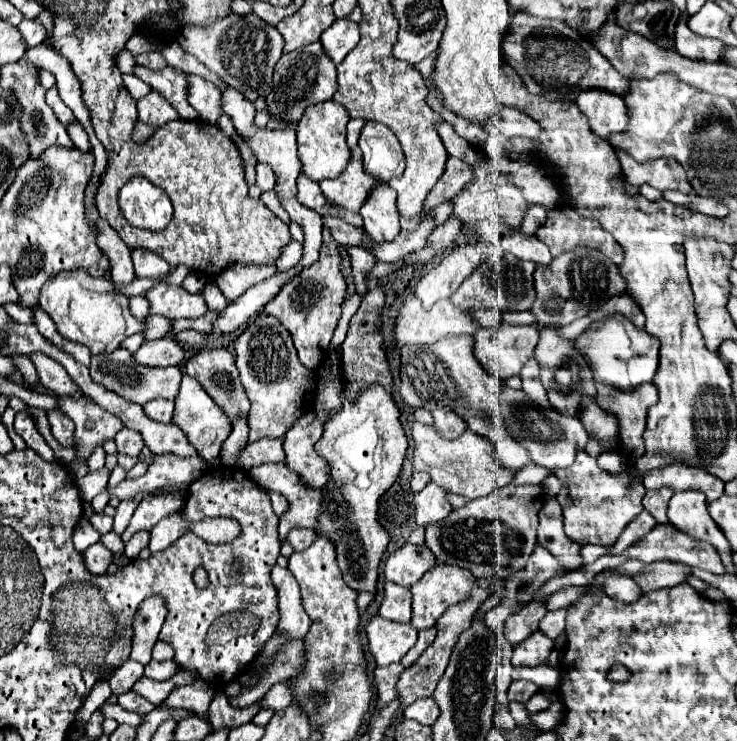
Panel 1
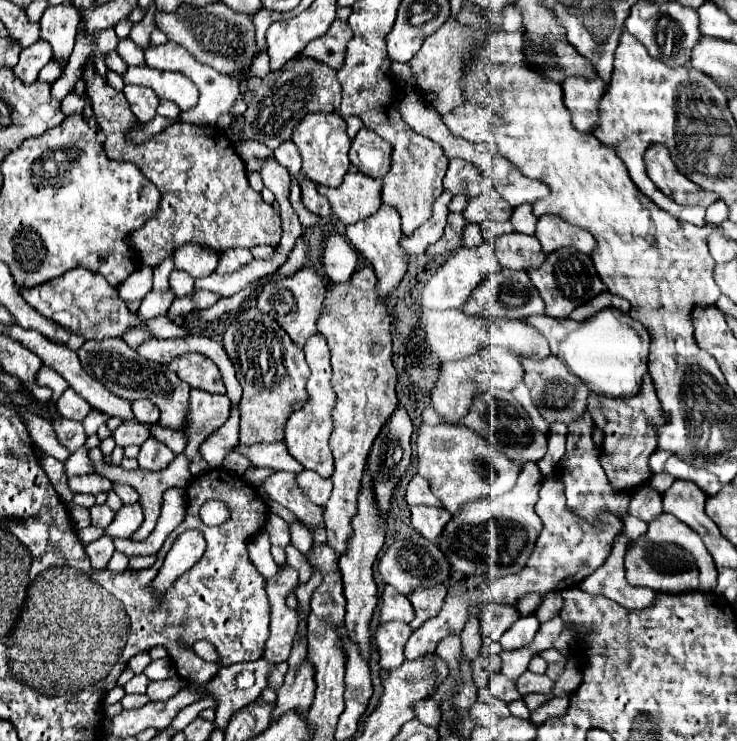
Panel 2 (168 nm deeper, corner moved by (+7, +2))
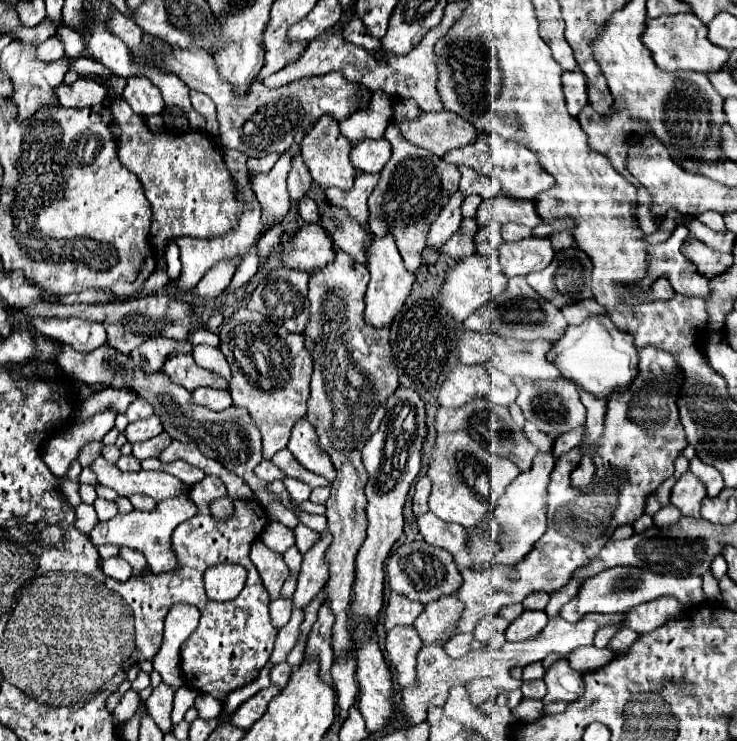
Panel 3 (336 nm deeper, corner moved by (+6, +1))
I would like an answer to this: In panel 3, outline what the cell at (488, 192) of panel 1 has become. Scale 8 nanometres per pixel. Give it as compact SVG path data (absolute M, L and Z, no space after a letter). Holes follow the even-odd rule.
M500 195L496 199L484 201L482 207L486 207L486 213L482 217L484 223L488 223L490 219L496 219L500 223L506 223L506 221L526 223L528 227L536 227L536 225L544 223L542 217L536 213L534 201L516 201L506 195Z

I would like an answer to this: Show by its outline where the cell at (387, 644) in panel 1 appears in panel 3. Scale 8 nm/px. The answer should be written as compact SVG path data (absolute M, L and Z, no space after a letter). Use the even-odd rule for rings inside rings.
M394 627L386 635L386 651L402 687L416 685L416 655L422 645L414 627Z

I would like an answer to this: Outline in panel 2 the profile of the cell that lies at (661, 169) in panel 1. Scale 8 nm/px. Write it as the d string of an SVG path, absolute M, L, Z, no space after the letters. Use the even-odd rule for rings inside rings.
M663 144L651 146L644 154L644 162L651 182L677 204L697 204L707 208L717 200L717 194L699 188L675 168L669 150Z

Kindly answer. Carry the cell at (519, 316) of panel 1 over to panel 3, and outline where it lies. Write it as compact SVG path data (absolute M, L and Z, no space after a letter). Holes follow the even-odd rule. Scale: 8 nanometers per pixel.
M592 315L578 327L568 327L564 337L548 353L548 361L580 389L608 397L614 391L624 391L630 387L638 371L638 351L630 333L616 329L616 325L606 315Z

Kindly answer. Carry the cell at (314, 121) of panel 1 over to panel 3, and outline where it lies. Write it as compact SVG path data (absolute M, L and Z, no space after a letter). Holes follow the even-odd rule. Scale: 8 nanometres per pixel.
M318 119L314 123L314 127L310 129L310 133L304 137L302 141L302 159L310 169L312 179L320 185L320 187L338 187L338 189L352 189L354 185L354 177L356 171L350 163L350 151L352 151L352 143L340 133L338 129L338 121L336 119Z

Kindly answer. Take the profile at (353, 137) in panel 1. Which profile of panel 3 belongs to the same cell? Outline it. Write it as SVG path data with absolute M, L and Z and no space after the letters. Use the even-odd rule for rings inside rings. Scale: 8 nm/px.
M375 91L372 94L372 100L370 107L368 107L368 113L354 113L352 117L340 121L340 131L344 137L348 137L352 143L358 143L362 139L382 139L384 137L384 131L392 119L392 109L390 109L390 103L393 103L393 96L384 91Z

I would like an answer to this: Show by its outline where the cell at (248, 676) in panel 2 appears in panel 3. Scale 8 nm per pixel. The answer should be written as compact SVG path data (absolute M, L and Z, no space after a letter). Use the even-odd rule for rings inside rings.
M294 607L294 609L292 609L292 619L290 619L290 623L278 631L276 645L274 645L274 651L272 651L272 657L270 657L270 661L272 661L274 665L286 661L286 655L290 653L290 649L292 649L294 643L296 643L298 627L300 627L302 619L304 619L304 613L302 613L298 607Z

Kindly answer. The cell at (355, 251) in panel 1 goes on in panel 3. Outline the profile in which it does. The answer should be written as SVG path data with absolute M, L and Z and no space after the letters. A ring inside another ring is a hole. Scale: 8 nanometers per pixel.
M302 225L282 247L282 265L312 273L334 259L332 239L318 225Z

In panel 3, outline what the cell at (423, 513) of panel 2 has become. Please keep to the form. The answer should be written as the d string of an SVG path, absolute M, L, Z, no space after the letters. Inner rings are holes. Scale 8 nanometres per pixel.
M430 511L418 517L418 527L420 527L420 535L424 537L424 541L434 547L446 549L454 557L460 569L472 567L472 557L468 551L468 533L464 527L456 523L454 525L444 523Z

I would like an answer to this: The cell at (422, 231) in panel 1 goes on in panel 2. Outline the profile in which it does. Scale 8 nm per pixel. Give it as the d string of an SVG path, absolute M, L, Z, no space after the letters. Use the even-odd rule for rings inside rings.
M443 192L433 202L433 214L431 214L431 218L423 226L419 226L411 236L403 236L401 238L399 244L401 244L401 248L407 254L415 254L415 256L423 254L429 244L433 244L433 242L437 242L441 238L443 228L447 224L447 214L449 214L447 206L449 206L449 202L451 202L451 194Z

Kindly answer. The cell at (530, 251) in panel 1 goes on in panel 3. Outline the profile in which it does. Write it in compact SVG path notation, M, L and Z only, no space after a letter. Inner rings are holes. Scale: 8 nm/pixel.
M522 239L516 243L502 243L500 265L506 277L522 277L532 271L542 271L554 259L554 249L548 239Z

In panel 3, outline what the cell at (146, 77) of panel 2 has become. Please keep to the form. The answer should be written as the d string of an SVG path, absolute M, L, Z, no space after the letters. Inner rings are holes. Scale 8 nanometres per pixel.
M78 57L76 61L72 61L72 67L74 71L82 73L82 75L88 75L88 73L100 73L100 75L110 75L110 71L104 71L104 67L100 67L100 63L92 63L92 59L86 59L86 57Z

